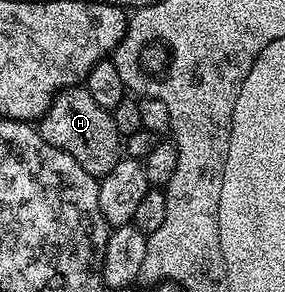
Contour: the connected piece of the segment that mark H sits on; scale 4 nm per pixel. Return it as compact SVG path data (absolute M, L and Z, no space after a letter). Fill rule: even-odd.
M85 85L69 86L67 90L61 90L42 114L37 127L48 144L68 152L68 156L72 156L72 160L76 160L84 172L95 176L107 174L112 172L119 160L120 135L114 123L114 115L92 100Z

